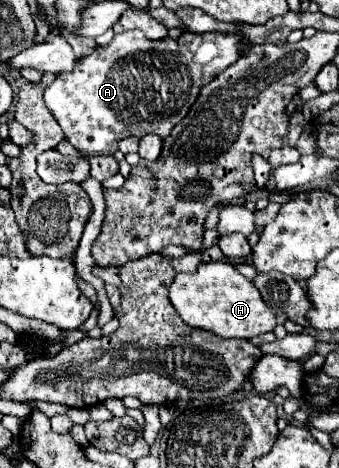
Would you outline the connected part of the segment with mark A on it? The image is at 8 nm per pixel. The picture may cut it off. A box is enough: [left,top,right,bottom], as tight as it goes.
[43,30,247,158]

